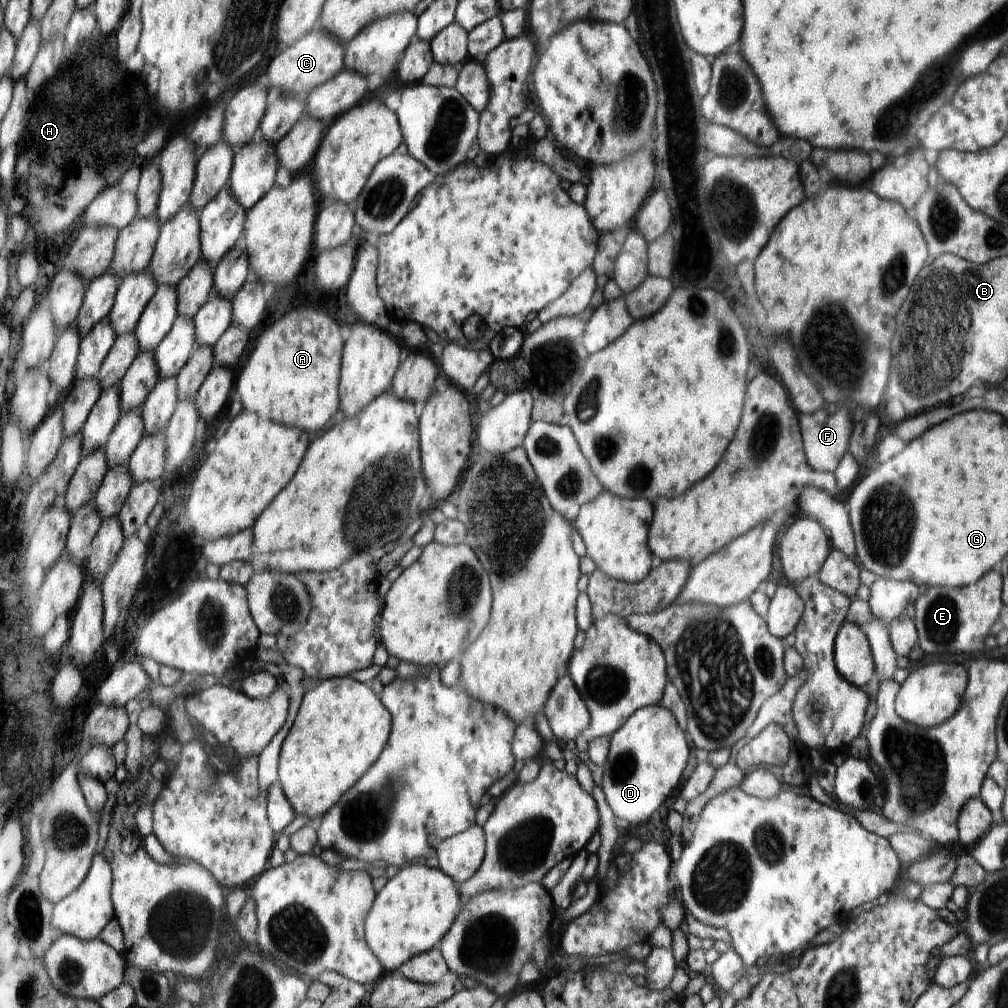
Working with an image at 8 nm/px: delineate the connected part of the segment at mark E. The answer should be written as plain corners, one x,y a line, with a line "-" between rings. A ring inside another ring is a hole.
998,572
986,574
982,582
967,588
955,586
936,586
922,589
922,596
914,603
914,624
919,639
918,644
925,654
966,654
977,653
984,646
982,638
988,634
990,626
1001,614
1000,602
1002,578

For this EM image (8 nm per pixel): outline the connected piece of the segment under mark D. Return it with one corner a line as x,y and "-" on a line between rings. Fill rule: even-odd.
660,704
638,709
616,733
611,734
610,748
602,768
604,774
600,786
614,816
624,825
644,822
646,818
650,818
656,812
656,808
671,796
670,792
680,782
680,776
688,762
688,754
690,752
682,728
678,726
677,719
670,710
666,710
666,707
662,708

